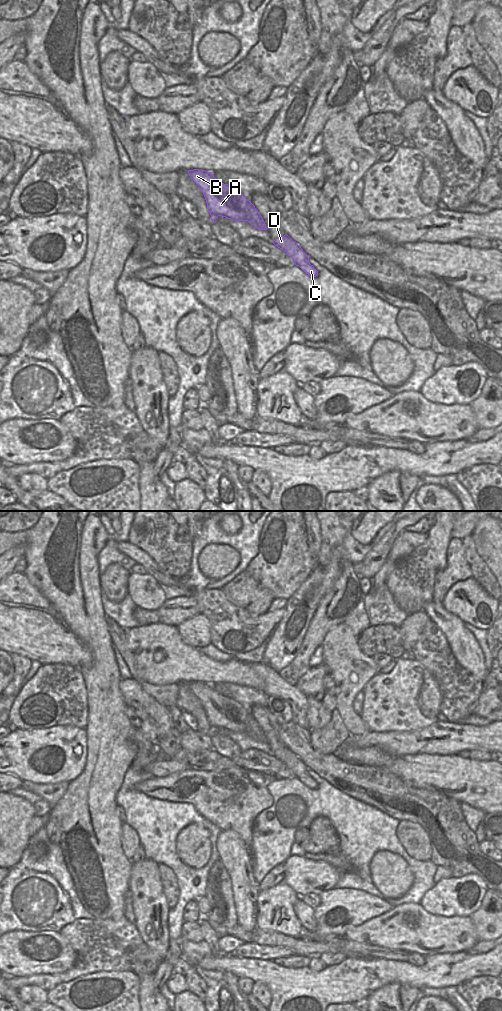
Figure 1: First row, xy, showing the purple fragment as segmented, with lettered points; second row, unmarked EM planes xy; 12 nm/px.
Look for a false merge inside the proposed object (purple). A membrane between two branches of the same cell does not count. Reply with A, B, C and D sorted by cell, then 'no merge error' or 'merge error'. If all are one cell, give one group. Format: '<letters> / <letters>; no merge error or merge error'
A B C D; no merge error

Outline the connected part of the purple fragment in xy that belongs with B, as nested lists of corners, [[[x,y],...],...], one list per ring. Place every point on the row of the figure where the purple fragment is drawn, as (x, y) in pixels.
[[[194,169],[188,173],[203,193],[212,221],[221,216],[234,221],[248,221],[259,230],[267,230],[258,210],[240,191],[216,179],[212,172]]]

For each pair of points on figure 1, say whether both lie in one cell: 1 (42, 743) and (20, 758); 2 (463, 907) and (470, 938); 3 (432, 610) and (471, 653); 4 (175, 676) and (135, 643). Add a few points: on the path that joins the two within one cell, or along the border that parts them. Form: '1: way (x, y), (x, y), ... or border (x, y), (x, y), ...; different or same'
1: way (37, 748), (29, 754), (25, 754); same
2: border (442, 915), (469, 916); different
3: way (441, 620), (462, 642); same
4: way (165, 666), (145, 650); same

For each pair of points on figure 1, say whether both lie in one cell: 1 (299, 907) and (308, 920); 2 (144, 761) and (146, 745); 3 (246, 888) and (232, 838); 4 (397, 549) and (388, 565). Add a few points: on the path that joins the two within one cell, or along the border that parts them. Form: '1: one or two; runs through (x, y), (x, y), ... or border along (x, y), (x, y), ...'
1: one; runs through (302, 910), (306, 917)
2: one; runs through (144, 757), (144, 749)
3: one; runs through (242, 876), (232, 850)
4: one; runs through (395, 553), (390, 561)

